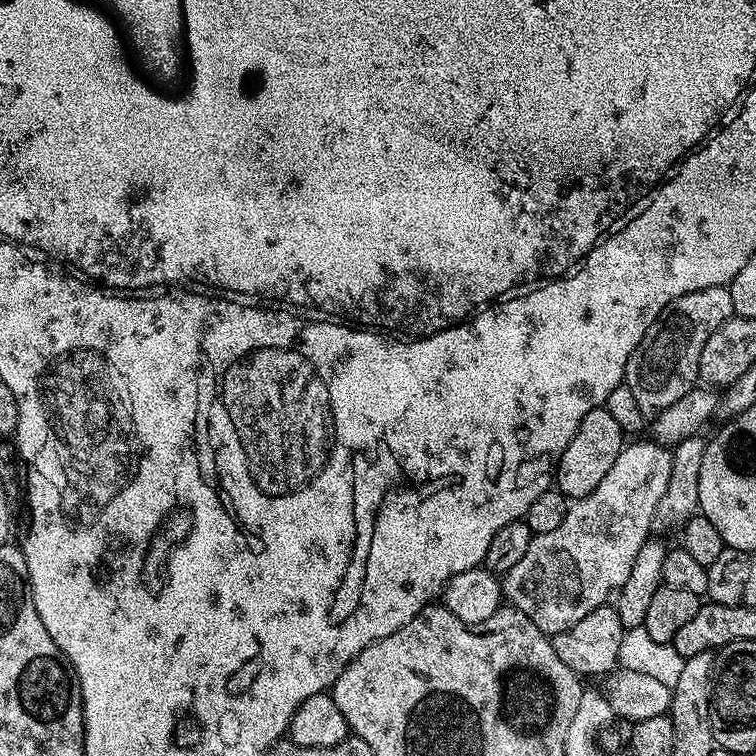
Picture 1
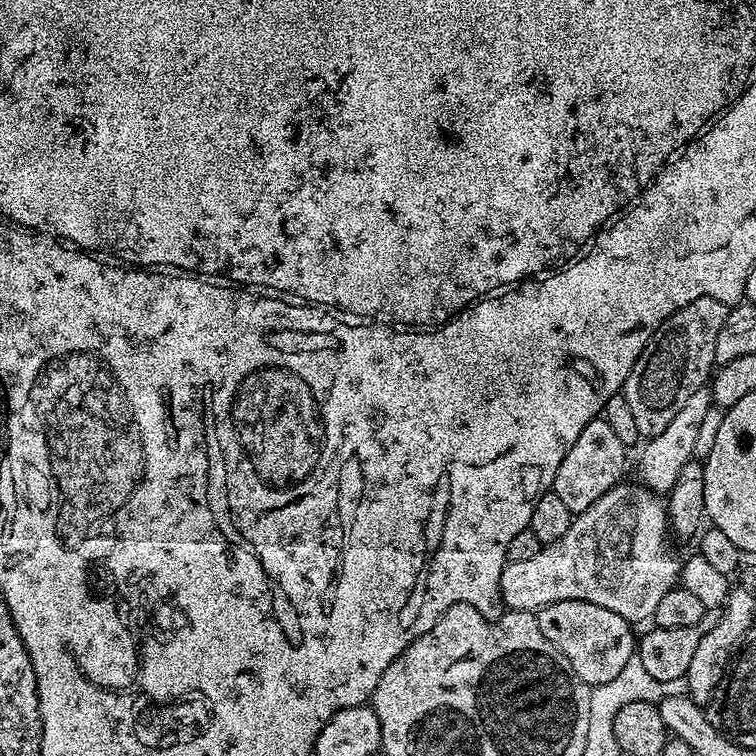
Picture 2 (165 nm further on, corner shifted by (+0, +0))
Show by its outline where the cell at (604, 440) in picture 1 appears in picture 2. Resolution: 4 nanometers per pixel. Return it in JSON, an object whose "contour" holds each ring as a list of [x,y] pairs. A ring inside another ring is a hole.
{"contour":[[[603,418],[592,420],[582,434],[578,434],[574,446],[566,450],[566,458],[562,458],[562,466],[558,466],[558,474],[554,474],[554,482],[550,491],[562,498],[562,503],[573,514],[584,512],[602,494],[606,494],[613,486],[621,483],[624,476],[624,452],[626,445],[618,439],[618,434],[610,427],[610,422]]]}

